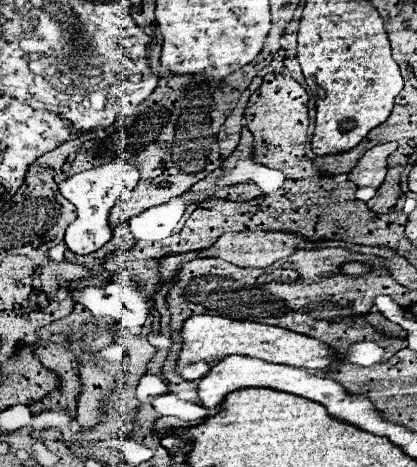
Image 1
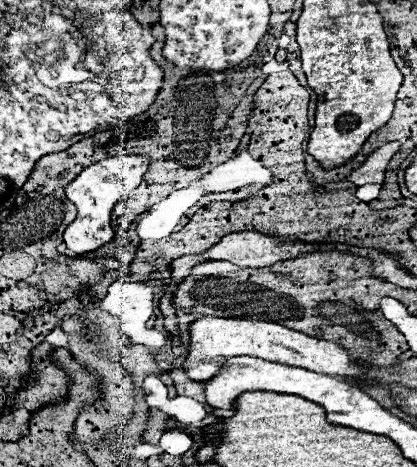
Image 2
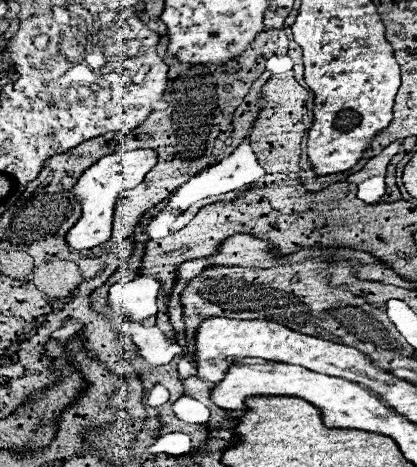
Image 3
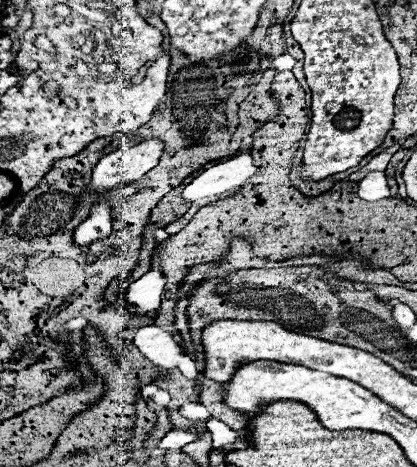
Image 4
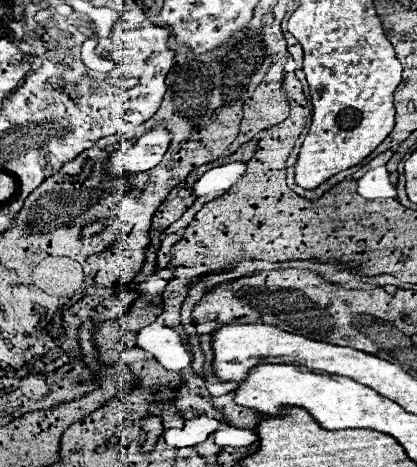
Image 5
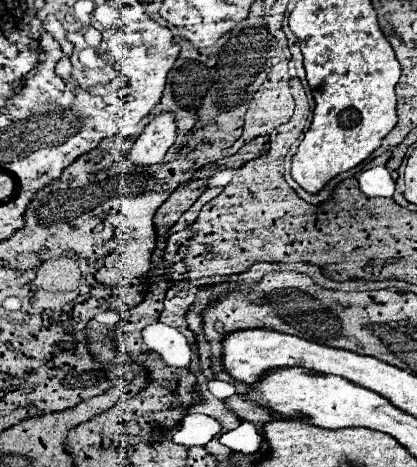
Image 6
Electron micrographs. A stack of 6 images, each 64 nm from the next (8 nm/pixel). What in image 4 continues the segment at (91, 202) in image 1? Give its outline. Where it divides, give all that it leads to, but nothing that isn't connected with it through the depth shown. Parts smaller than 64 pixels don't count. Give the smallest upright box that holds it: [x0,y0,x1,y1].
[74,140,162,246]

